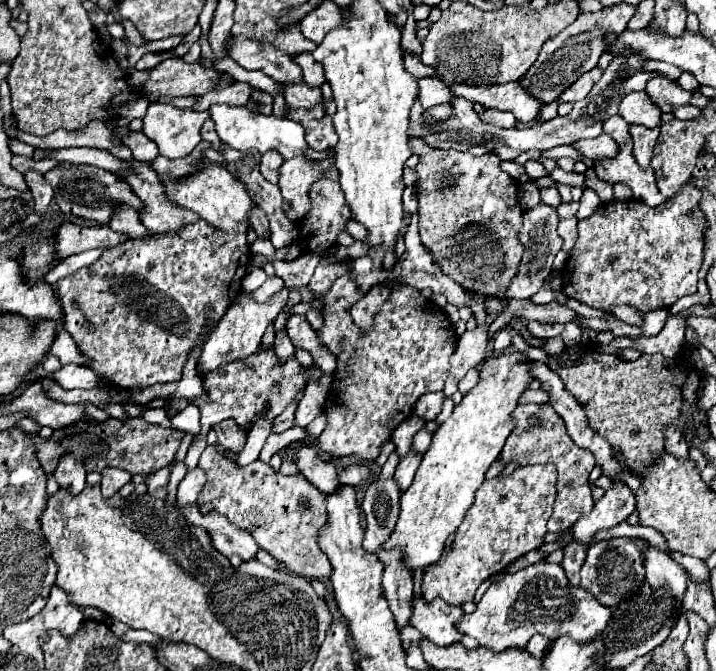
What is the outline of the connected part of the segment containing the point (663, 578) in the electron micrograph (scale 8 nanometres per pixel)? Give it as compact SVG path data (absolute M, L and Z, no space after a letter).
M648 545L644 553L644 569L646 569L646 579L650 581L654 591L668 591L678 603L682 601L682 593L686 589L686 571L680 563L676 563L666 551L656 549Z

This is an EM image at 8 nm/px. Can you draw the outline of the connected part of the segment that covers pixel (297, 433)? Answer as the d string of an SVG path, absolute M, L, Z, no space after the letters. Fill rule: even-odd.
M290 427L288 431L284 431L284 433L280 433L280 435L270 435L270 437L266 439L262 451L260 451L259 459L270 461L272 453L278 453L282 447L286 447L286 445L292 441L292 437L302 437L302 431L304 431L304 429L300 429L300 427Z

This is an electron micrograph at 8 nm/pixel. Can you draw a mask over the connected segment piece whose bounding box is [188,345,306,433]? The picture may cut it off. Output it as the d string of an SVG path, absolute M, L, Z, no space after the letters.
M260 345L262 351L244 357L242 361L232 361L226 363L224 367L210 371L206 375L206 385L204 385L204 395L196 397L196 399L188 399L188 403L196 405L200 409L202 415L202 425L204 431L208 433L212 429L212 425L226 421L226 419L234 419L240 427L240 431L248 433L254 423L266 415L268 419L276 419L278 415L282 415L282 411L292 403L300 403L300 399L304 397L304 389L306 389L306 377L302 373L302 365L296 361L296 357L288 357L288 361L280 363L280 359L276 357L274 349L264 349Z

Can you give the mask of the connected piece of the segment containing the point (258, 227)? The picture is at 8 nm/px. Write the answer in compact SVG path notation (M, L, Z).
M260 207L252 209L252 213L250 213L250 223L252 223L252 229L254 229L258 235L264 235L264 237L270 235L268 217L266 217L266 213L264 213Z

